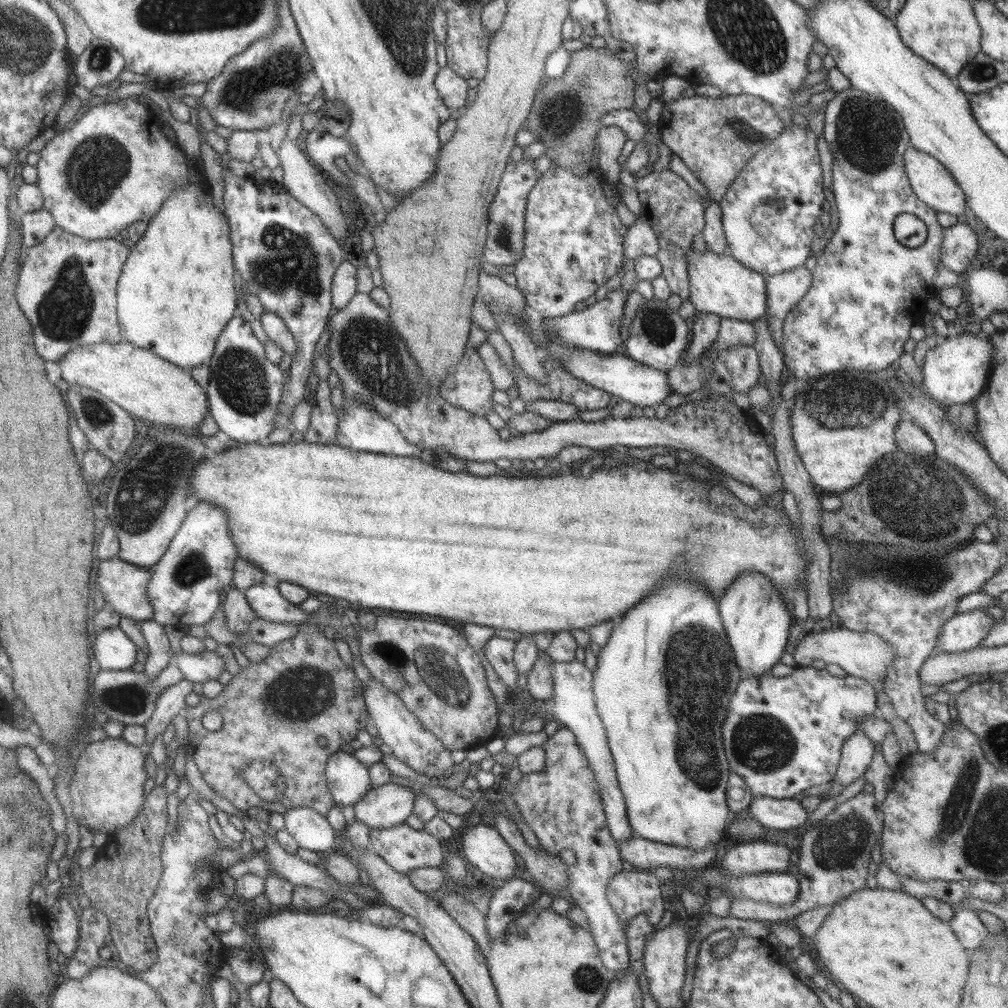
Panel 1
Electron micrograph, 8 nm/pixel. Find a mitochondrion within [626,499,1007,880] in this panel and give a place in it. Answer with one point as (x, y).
(696, 649)

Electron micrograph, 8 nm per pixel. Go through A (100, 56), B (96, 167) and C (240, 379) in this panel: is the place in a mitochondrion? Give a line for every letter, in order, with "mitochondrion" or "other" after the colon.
A: mitochondrion
B: mitochondrion
C: mitochondrion

